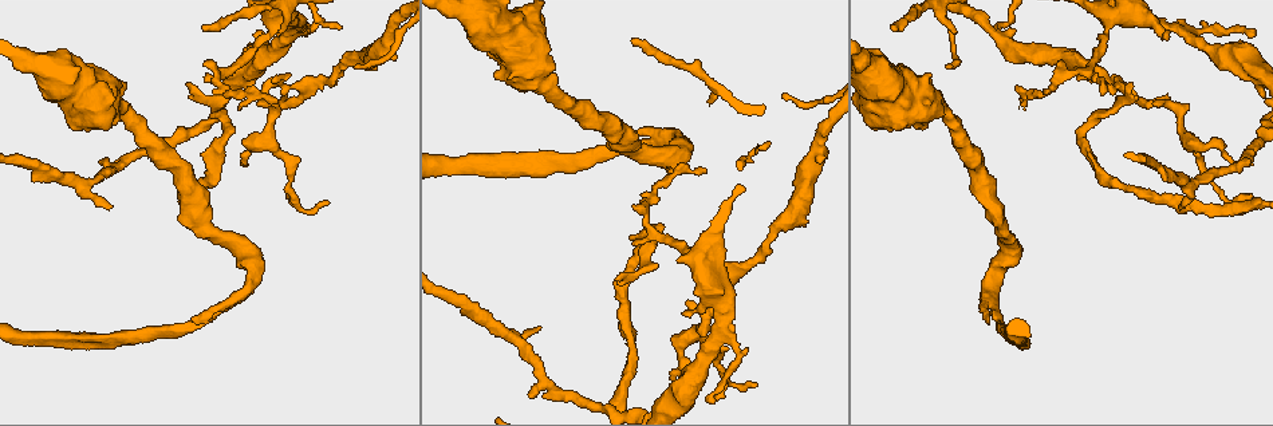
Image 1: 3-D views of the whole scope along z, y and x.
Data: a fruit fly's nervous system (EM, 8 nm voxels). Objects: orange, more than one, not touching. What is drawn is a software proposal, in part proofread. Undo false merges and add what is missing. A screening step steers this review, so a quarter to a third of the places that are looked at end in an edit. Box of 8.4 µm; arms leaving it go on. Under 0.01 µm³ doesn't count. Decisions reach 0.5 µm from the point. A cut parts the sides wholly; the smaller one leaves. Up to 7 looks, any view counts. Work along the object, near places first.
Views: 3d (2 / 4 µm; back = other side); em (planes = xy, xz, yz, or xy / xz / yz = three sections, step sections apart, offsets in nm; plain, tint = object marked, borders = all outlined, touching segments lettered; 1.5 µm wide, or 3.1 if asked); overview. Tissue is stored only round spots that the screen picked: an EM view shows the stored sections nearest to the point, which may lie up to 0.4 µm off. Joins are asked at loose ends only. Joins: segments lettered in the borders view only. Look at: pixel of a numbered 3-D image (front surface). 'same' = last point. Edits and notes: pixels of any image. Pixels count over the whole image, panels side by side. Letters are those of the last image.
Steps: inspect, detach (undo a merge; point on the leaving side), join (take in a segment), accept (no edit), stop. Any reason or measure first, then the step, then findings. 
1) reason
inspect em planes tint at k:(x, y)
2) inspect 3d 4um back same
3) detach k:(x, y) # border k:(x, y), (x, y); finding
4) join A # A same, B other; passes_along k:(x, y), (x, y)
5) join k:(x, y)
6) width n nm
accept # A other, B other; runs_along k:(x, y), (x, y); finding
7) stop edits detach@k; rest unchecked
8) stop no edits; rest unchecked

thin end
inspect 3d 2um at 1:(707, 170)

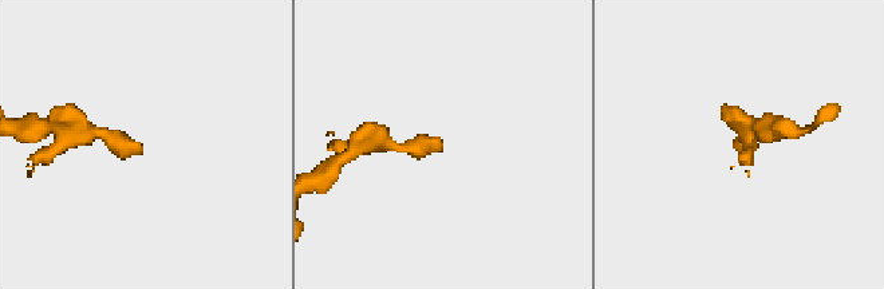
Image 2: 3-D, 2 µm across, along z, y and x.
now the EM
inspect em xz step 8 borders at 2:(741, 146)

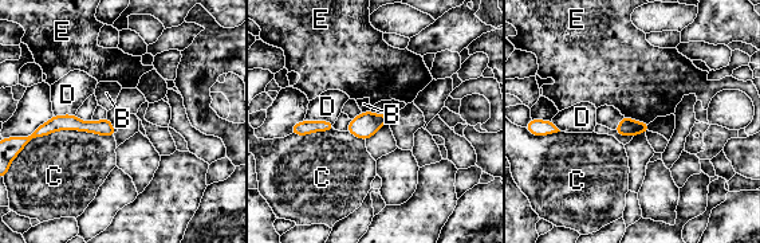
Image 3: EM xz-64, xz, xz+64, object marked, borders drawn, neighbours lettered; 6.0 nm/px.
another direction
inspect em planes borders same

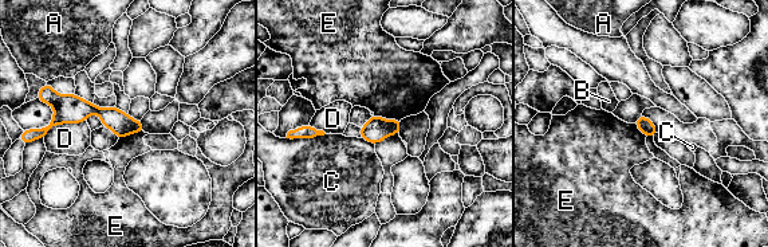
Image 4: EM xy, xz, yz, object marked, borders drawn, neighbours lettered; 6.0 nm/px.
width 90 nm
accept # A other, B other, C other, D other, E other; runs_along 4:(52, 97), (140, 128); none of them fits

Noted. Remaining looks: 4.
thin end
inspect em yz step 4 borders at 1:(325, 203)

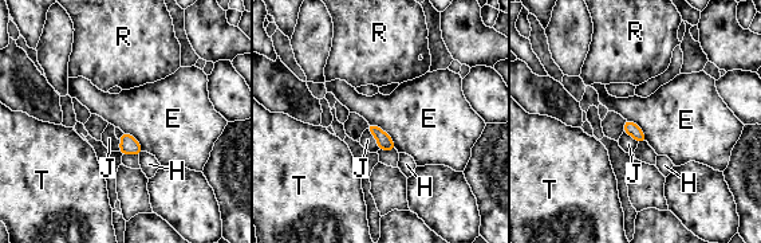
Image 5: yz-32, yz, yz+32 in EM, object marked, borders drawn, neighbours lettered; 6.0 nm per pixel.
accept # E other, H other, J other, R other, T other; none of them fits

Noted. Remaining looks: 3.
sharp bend
inspect 3d 4um at 1:(993, 289)

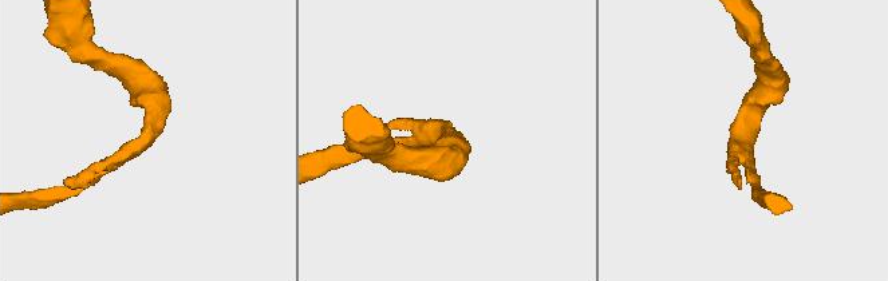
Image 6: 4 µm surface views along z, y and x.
need the tissue
inspect em planes borders at 6:(145, 139)

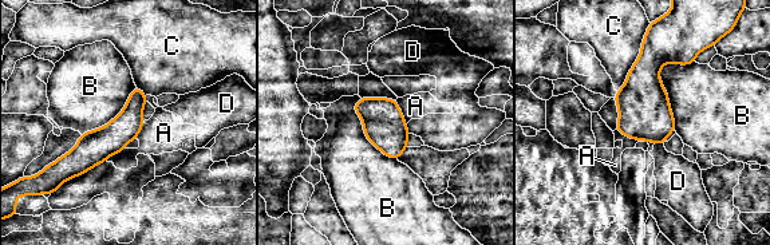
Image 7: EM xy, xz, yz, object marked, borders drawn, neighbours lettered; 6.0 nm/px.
accept # A other, B other, C other, D other; one cell here

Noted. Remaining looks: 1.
stop no edits; rest unchecked

